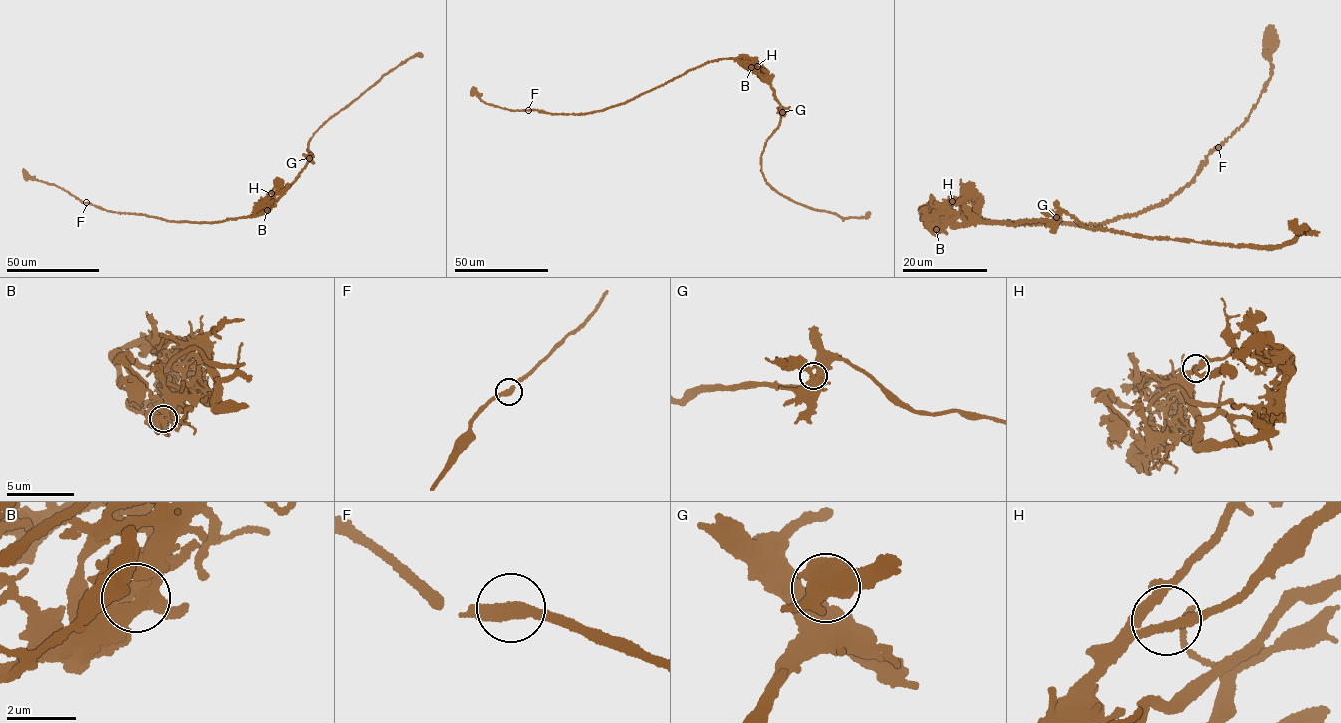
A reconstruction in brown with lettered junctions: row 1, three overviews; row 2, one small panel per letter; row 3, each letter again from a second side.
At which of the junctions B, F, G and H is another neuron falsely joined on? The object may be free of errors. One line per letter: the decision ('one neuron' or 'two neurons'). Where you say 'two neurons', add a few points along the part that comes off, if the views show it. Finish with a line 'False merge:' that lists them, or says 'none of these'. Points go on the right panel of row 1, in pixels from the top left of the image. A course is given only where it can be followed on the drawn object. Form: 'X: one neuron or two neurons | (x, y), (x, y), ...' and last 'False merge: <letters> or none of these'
B: two neurons | (935, 230), (950, 223), (1051, 222), (1063, 212), (1094, 229), (1258, 248), (1309, 234), (1289, 225)
F: one neuron
G: one neuron
H: one neuron
False merge: B

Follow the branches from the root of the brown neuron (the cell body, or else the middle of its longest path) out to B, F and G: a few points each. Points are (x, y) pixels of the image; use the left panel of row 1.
B: (25, 174), (61, 187), (83, 203), (169, 221), (220, 222), (258, 216), (267, 210)
F: (25, 174), (55, 184), (86, 202)
G: (25, 174), (61, 187), (83, 203), (107, 210), (169, 221), (211, 223), (258, 216), (295, 180), (309, 158)

